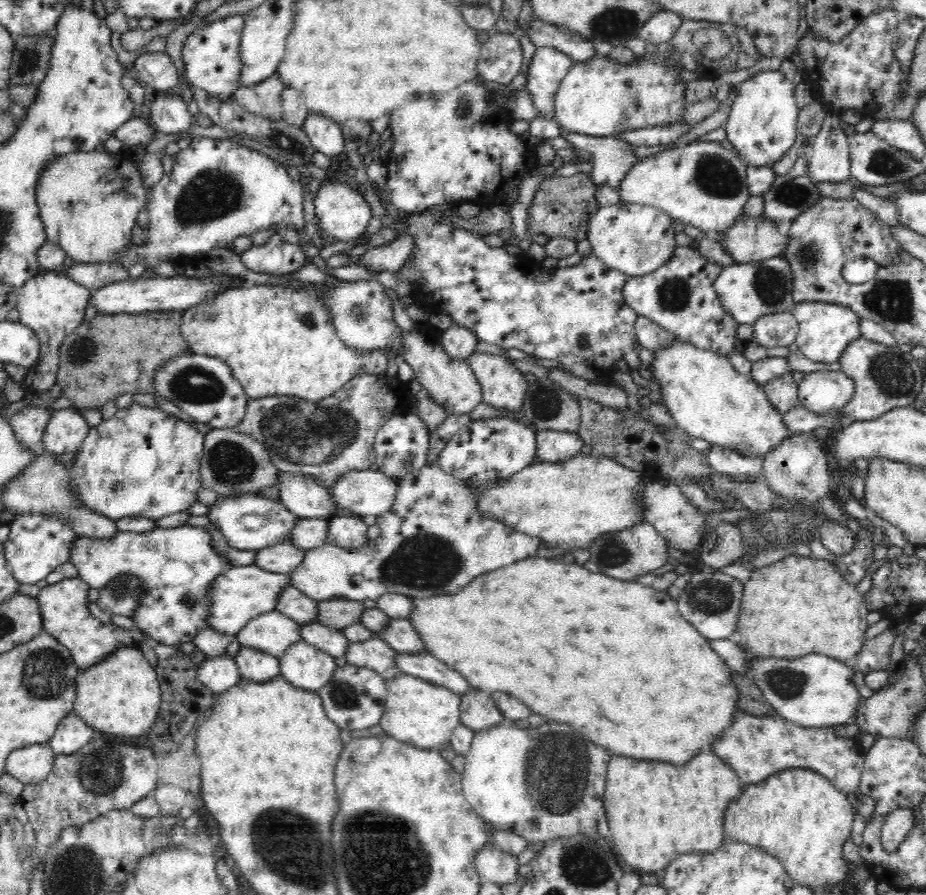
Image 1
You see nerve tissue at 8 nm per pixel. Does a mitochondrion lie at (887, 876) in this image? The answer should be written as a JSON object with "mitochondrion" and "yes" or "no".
{"mitochondrion":"no"}

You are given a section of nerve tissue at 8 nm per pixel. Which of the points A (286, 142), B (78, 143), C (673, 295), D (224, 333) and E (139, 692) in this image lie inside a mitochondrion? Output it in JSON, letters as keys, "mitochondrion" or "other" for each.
{"A":"mitochondrion","B":"other","C":"mitochondrion","D":"other","E":"other"}

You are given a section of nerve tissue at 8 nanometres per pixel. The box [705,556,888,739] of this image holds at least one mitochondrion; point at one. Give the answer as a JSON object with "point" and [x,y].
{"point":[786,683]}

